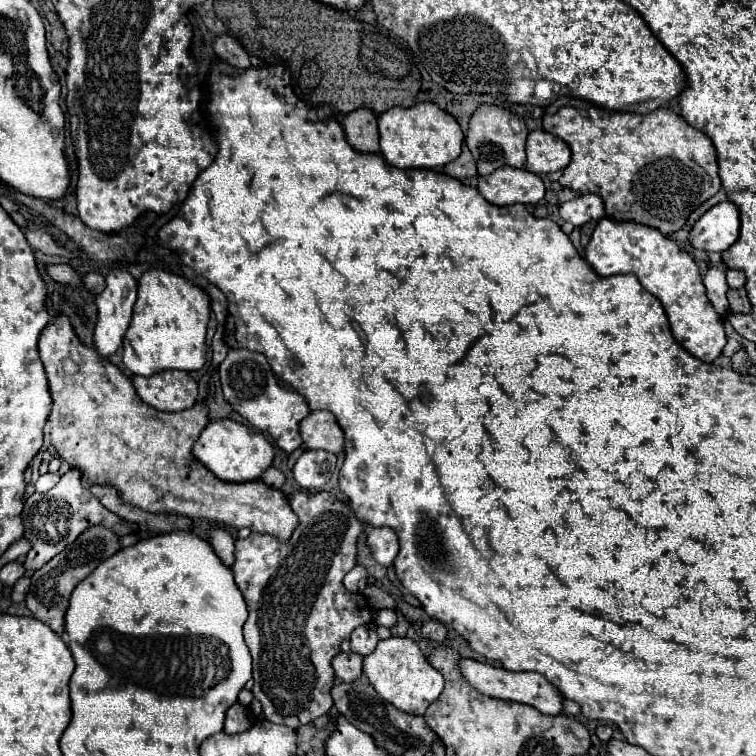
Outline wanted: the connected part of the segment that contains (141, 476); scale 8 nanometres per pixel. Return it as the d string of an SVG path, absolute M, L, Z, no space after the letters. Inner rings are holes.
M64 315L56 317L46 325L46 329L40 333L38 349L46 369L50 395L54 401L48 417L50 443L58 451L58 457L66 461L70 467L78 469L82 477L88 477L88 481L110 481L108 485L116 485L124 503L130 503L154 515L166 513L184 515L190 519L208 519L224 529L248 527L254 533L274 535L278 541L286 541L288 537L292 537L292 531L300 519L292 511L290 501L282 491L268 487L264 481L220 481L212 471L208 471L202 463L194 459L192 445L198 441L200 433L210 423L210 411L206 401L198 401L192 409L184 409L180 413L156 411L150 405L144 405L144 401L140 401L140 397L136 395L130 379L124 377L116 365L112 365L108 359L100 361L92 347L84 347L78 341L68 317ZM62 359L72 359L78 365L78 373L74 377L64 375L60 367Z

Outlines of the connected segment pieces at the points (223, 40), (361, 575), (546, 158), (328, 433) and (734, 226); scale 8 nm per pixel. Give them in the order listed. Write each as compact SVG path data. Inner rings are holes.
M228 33L216 35L212 47L214 47L214 53L216 53L220 59L228 61L228 63L234 65L236 69L246 69L246 67L250 67L250 59L248 59L244 47L242 47L232 35L228 35Z
M356 565L346 577L344 577L344 587L348 589L348 593L362 593L366 589L366 579L368 579L368 571L362 565Z
M530 131L526 141L526 169L536 175L560 171L570 163L570 147L548 131Z
M312 411L298 427L306 449L324 449L330 453L342 451L344 435L330 411Z
M722 201L708 209L690 229L688 241L700 251L726 251L738 239L740 219L738 207L730 201Z

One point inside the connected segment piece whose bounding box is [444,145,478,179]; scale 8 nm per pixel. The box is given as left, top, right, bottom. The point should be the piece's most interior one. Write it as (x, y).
(464, 166)

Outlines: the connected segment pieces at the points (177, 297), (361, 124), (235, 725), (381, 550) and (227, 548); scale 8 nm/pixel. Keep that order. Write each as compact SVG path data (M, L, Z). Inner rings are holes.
M162 269L142 273L138 279L138 299L132 323L124 335L124 367L142 377L150 377L164 369L198 371L206 357L208 317L208 297L196 285Z
M356 109L342 117L344 133L348 143L358 151L370 151L378 153L378 117L372 113L372 109Z
M234 703L226 713L226 733L242 733L252 727L252 713L248 707L242 707L240 703Z
M388 527L372 529L368 535L368 547L372 551L372 557L384 567L394 565L394 557L398 555L398 549L400 549L396 533Z
M214 529L210 531L210 543L214 547L214 551L222 557L222 561L232 567L232 561L234 561L234 539L230 537L228 531L224 529Z

